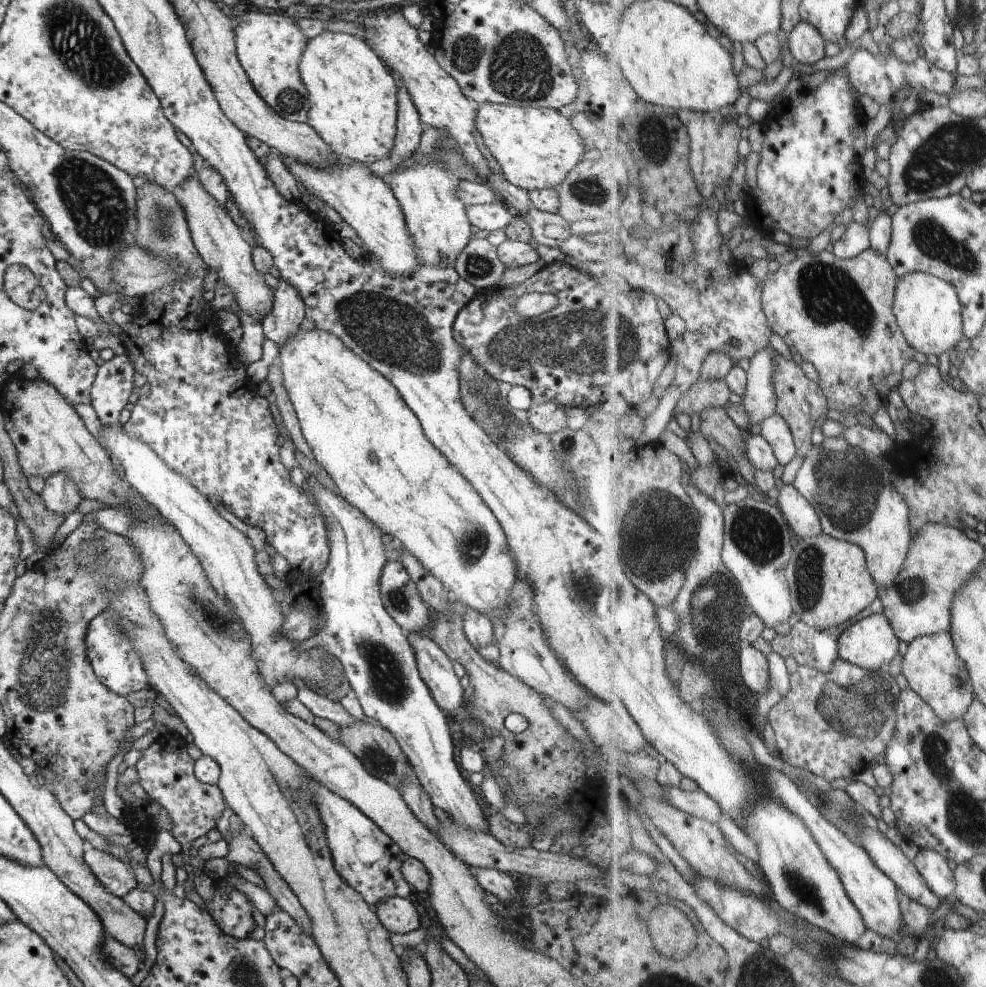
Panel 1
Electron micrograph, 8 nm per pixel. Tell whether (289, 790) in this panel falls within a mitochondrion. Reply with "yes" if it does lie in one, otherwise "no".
yes

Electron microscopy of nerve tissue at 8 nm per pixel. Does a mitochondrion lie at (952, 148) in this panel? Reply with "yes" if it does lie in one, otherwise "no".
yes

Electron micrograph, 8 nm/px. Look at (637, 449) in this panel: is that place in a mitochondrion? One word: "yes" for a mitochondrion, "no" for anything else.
no

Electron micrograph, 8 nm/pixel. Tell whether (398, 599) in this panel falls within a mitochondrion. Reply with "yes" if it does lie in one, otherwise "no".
yes

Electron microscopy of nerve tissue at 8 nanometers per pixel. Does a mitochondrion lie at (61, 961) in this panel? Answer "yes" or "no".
no

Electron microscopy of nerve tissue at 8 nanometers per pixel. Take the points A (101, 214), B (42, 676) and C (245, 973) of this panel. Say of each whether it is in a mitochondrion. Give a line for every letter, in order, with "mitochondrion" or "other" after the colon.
A: mitochondrion
B: mitochondrion
C: mitochondrion

